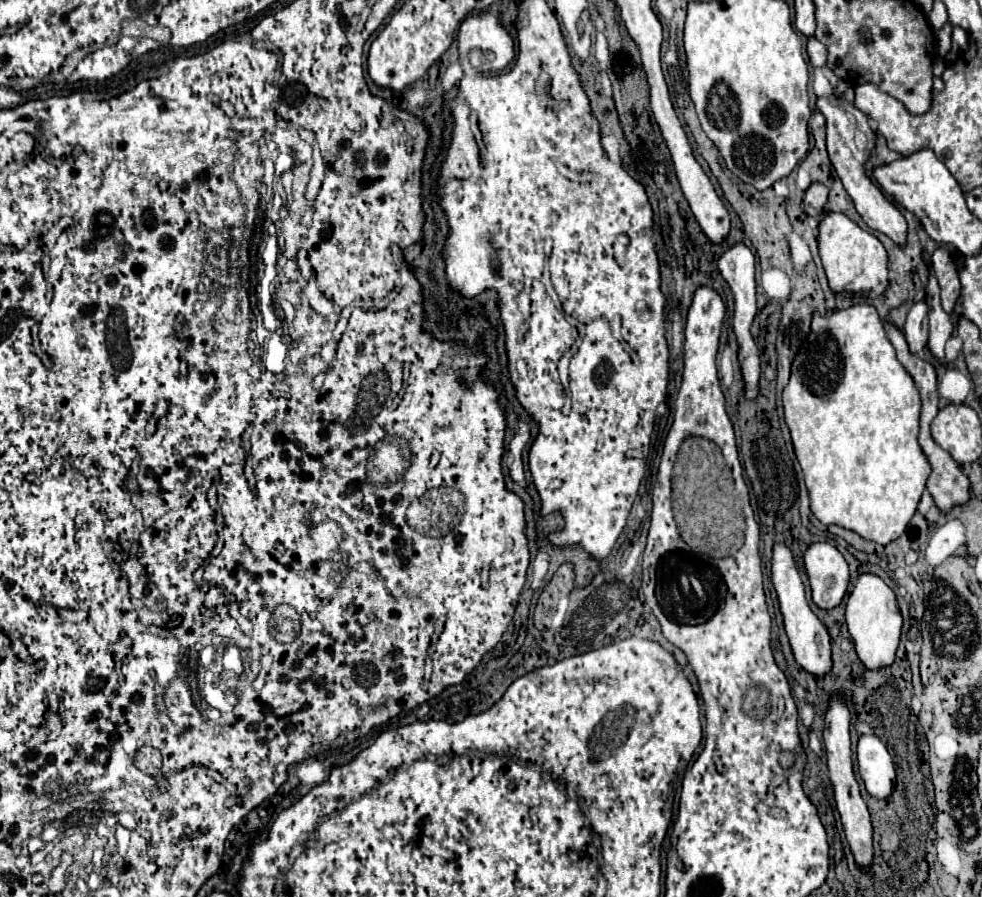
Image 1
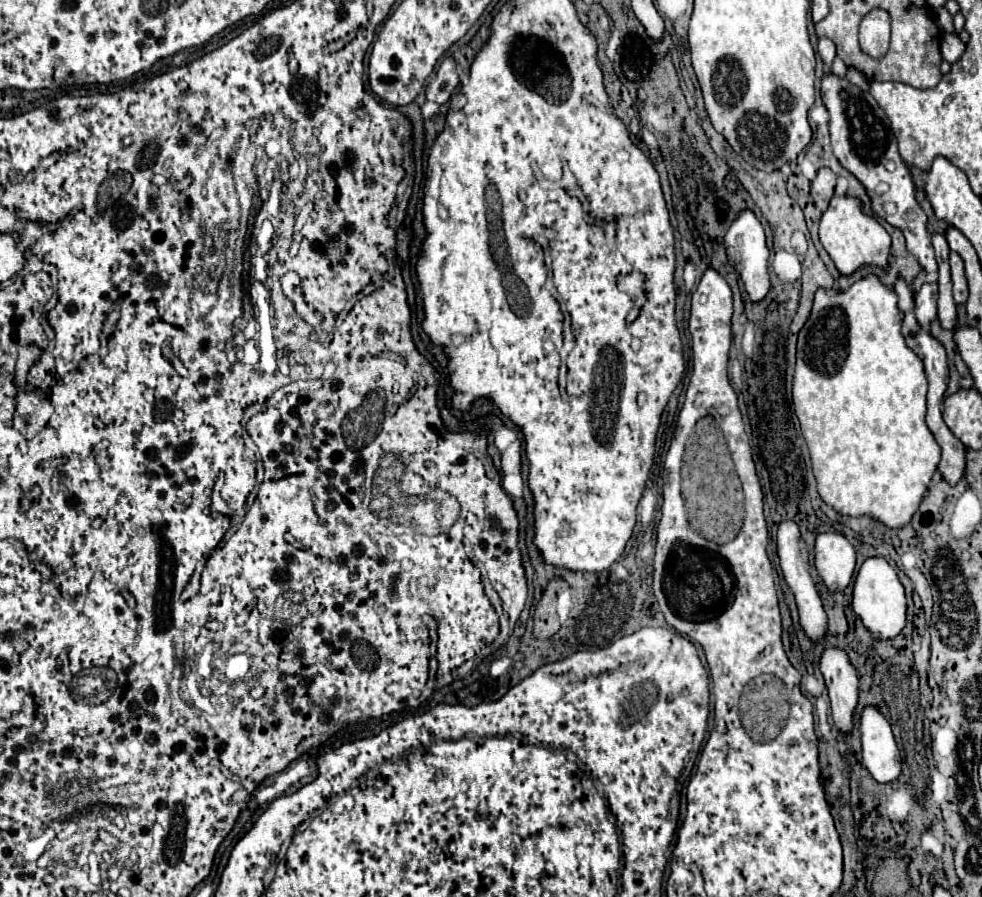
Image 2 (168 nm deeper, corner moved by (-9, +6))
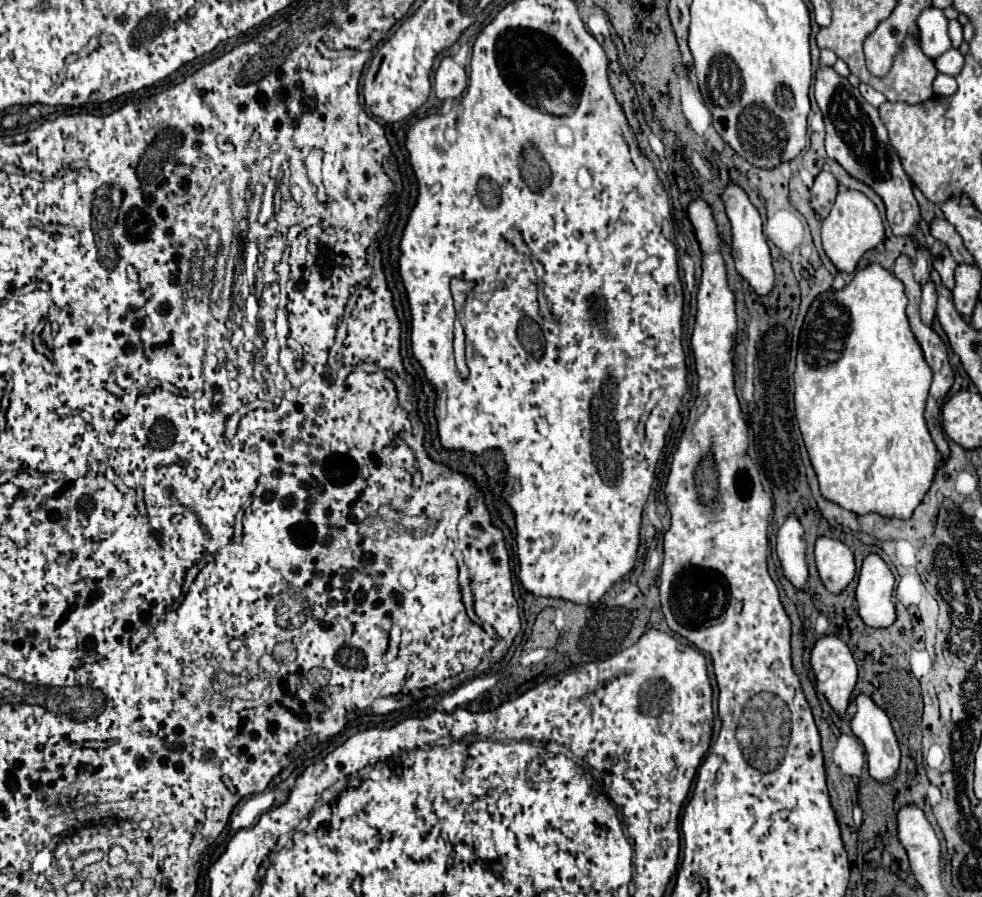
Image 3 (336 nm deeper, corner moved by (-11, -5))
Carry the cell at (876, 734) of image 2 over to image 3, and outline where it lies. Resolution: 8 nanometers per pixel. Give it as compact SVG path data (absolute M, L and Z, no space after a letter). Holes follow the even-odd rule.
M858 696L856 706L858 706L858 710L856 710L850 726L852 726L852 732L864 744L866 760L868 760L868 772L878 782L890 782L898 774L898 768L900 768L900 748L898 748L892 724L890 724L888 716L884 714L884 710L880 710L868 696Z

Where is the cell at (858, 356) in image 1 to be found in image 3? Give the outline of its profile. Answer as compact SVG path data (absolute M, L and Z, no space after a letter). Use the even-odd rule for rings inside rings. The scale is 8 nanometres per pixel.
M870 264L862 270L858 270L852 278L852 282L848 286L844 286L842 290L834 292L830 290L828 294L820 294L804 320L802 332L800 332L800 344L798 344L798 356L796 356L796 372L794 372L794 384L796 384L794 392L795 416L800 424L800 432L812 462L812 468L818 476L820 482L820 494L828 500L834 502L838 506L842 506L848 512L854 512L858 516L864 514L880 514L884 518L898 518L898 520L908 520L912 518L916 506L922 502L924 494L930 490L930 484L934 480L936 468L942 462L940 452L936 450L936 444L930 438L930 432L926 428L926 420L924 420L924 408L926 408L926 398L928 398L928 390L930 390L930 382L932 382L932 370L926 364L922 350L908 326L908 318L906 318L906 304L908 298L904 294L904 286L902 282L888 270L884 270L878 264Z

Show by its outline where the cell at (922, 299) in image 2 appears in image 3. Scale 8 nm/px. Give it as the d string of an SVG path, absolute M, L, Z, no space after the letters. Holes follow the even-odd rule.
M926 282L922 286L922 304L920 304L920 316L924 324L932 324L936 314L936 290L932 282Z

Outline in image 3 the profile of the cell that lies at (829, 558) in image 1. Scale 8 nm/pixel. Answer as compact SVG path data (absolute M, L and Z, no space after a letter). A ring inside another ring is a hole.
M834 538L816 540L816 566L824 588L832 594L840 594L856 574L850 548Z

